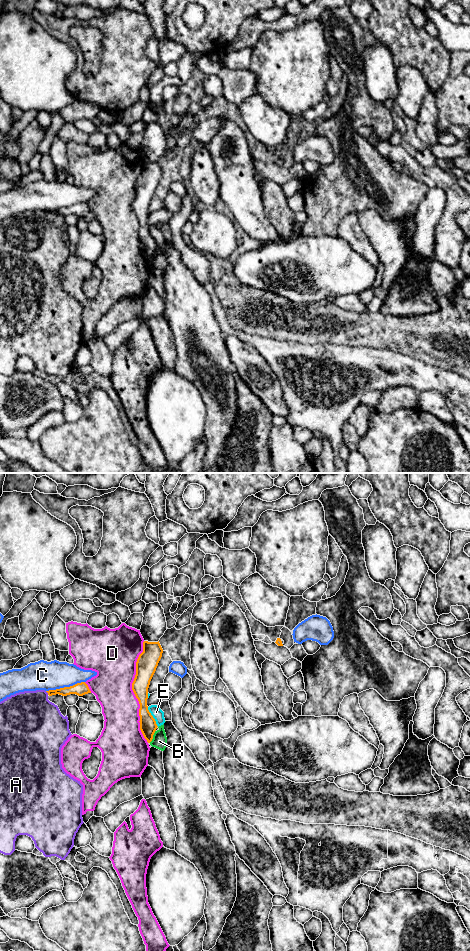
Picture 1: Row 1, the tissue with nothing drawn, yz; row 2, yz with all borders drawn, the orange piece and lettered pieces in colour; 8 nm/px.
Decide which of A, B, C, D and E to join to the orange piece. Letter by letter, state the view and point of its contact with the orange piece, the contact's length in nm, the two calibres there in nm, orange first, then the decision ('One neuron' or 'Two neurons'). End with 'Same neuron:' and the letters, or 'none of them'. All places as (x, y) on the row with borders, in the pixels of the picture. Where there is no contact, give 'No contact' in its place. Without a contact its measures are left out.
A: Touches orange at yz (47, 692). Shared border 40 nm. Thickness 90 nm (orange) against 420 nm. Two neurons
B: Touches orange at yz (152, 736). Shared border 120 nm. Thickness 140 nm (orange) against 120 nm. Two neurons
C: Touches orange at yz (65, 687). Shared border 320 nm. Thickness 110 nm (orange) against 240 nm. Two neurons
D: Touches orange at yz (133, 691). Shared border 800 nm. Thickness 170 nm (orange) against 320 nm. Two neurons
E: Touches orange at yz (152, 717). Shared border 180 nm. Thickness 140 nm (orange) against 90 nm. Two neurons
Same neuron: none of them

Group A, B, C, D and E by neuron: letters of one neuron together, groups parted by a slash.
A / B / C / D / E

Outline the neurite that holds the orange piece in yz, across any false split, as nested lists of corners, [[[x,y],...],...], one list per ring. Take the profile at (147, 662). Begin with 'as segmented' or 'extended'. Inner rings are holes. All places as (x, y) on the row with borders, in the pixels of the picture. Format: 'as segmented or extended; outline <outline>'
as segmented; outline [[[143,642],[143,652],[136,662],[136,675],[132,683],[132,690],[139,701],[140,730],[150,743],[157,729],[157,724],[148,710],[148,688],[162,657],[163,649],[158,642]]]

